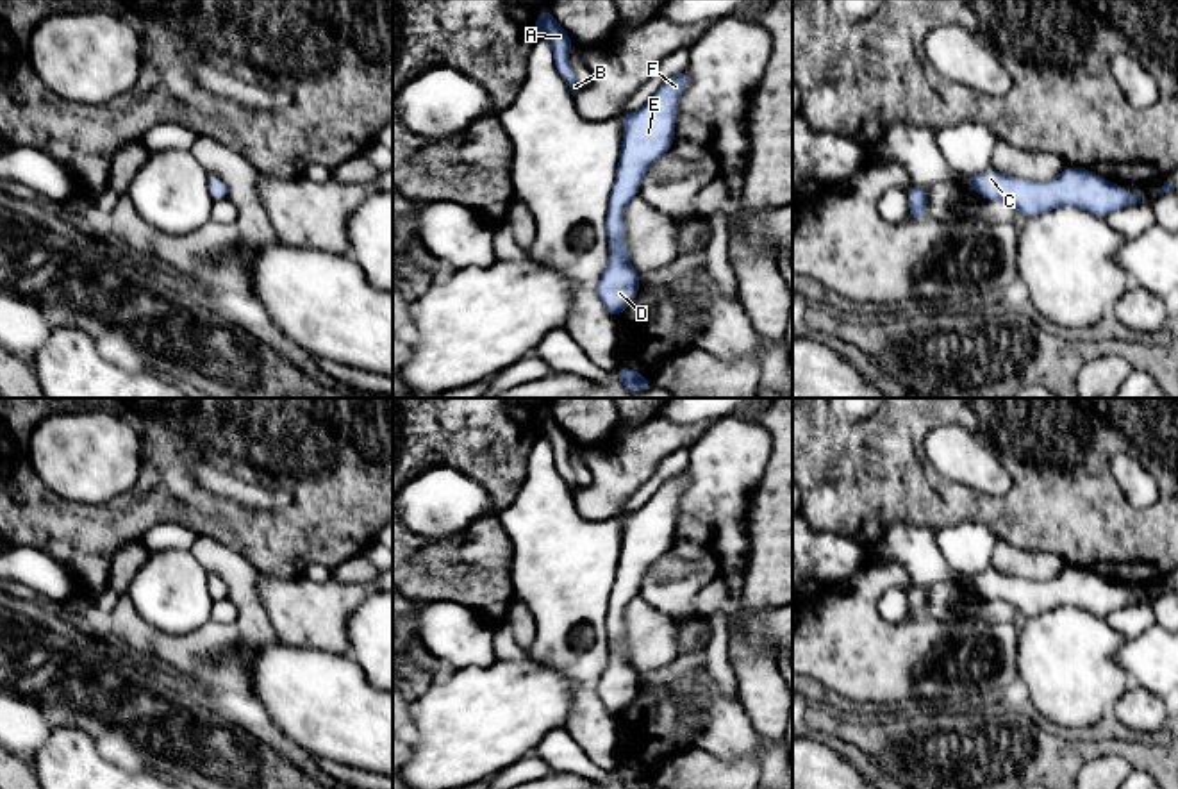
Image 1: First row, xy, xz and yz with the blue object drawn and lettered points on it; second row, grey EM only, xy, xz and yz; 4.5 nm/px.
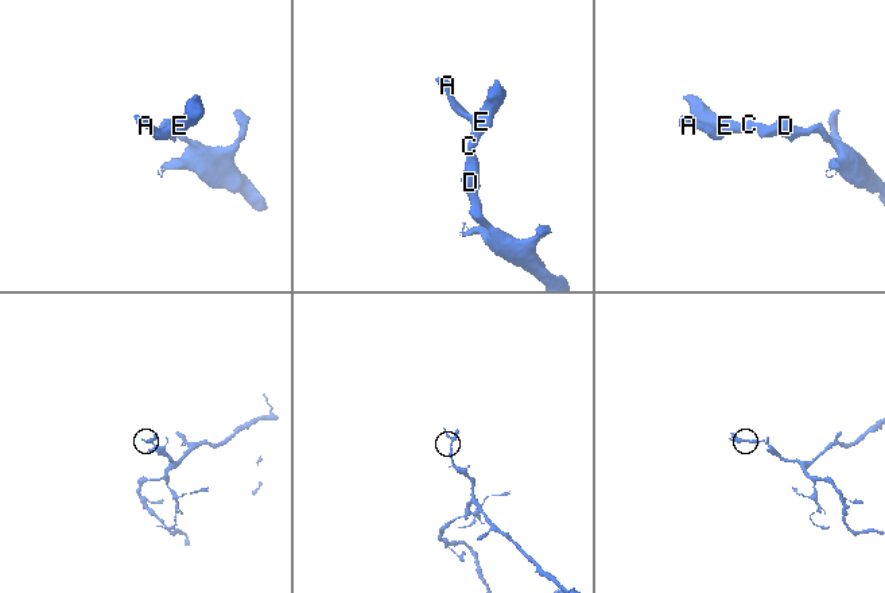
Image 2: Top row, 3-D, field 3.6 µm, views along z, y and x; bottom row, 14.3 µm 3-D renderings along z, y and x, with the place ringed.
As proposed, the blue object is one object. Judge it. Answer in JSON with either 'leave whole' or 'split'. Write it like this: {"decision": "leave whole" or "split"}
{"decision": "leave whole"}

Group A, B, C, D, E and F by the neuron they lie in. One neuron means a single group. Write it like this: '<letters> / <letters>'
A B C D E F

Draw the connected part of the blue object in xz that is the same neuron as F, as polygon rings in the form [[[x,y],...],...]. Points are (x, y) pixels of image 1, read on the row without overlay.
[[[684,469],[664,480],[639,511],[621,514],[623,544],[605,618],[610,653],[607,669],[594,685],[601,703],[614,719],[632,703],[641,687],[639,673],[630,664],[625,650],[623,612],[639,593],[646,568],[673,546],[675,512],[687,482],[689,471]]]

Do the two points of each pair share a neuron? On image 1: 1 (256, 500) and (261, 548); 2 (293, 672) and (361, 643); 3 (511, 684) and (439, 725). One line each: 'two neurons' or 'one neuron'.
1: two neurons
2: two neurons
3: one neuron

